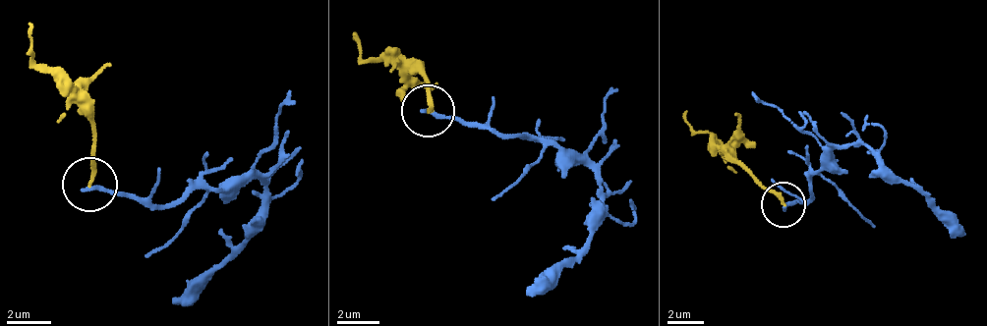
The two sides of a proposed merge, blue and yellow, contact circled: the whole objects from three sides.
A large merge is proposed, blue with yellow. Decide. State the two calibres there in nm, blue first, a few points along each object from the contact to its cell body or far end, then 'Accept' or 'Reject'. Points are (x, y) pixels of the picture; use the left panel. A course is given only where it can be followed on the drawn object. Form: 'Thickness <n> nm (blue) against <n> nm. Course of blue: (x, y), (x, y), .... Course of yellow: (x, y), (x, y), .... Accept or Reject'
Thickness 220 nm (blue) against 200 nm. Course of blue: (90, 189), (154, 206), (193, 188), (230, 190), (251, 178), (265, 182), (244, 242), (174, 305). Course of yellow: (90, 183), (94, 128), (31, 59), (33, 24). Reject

